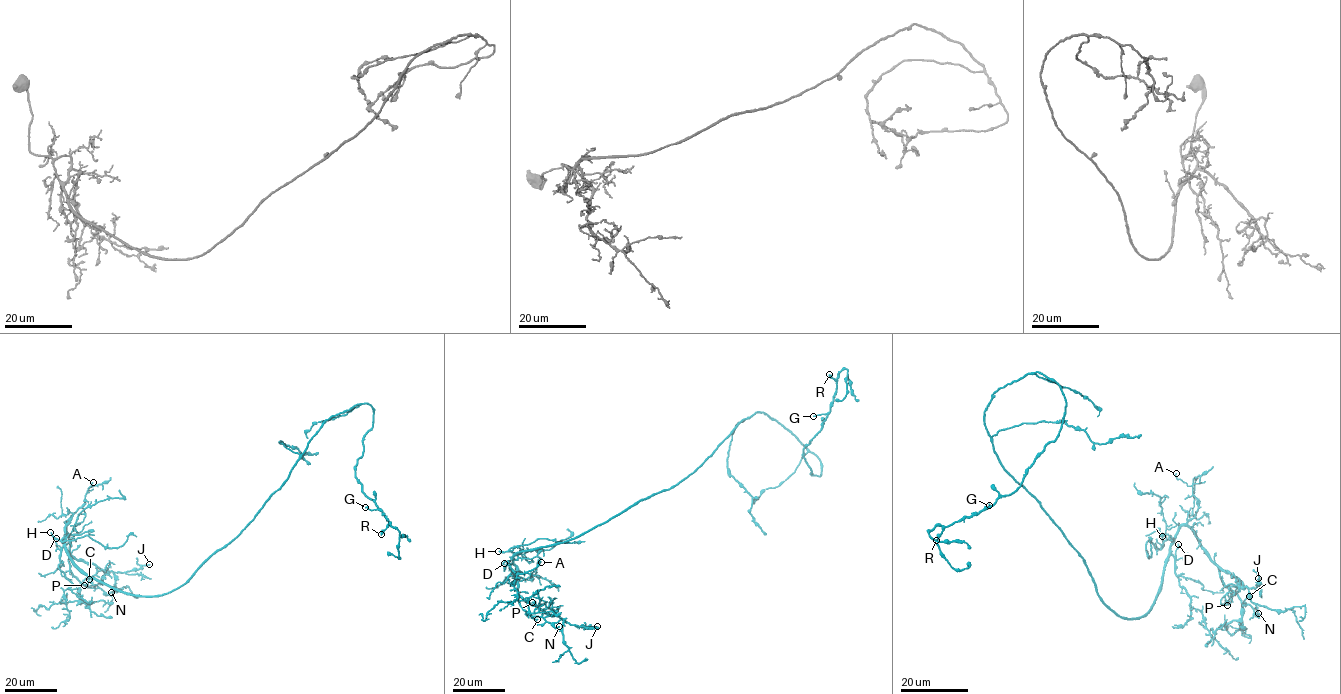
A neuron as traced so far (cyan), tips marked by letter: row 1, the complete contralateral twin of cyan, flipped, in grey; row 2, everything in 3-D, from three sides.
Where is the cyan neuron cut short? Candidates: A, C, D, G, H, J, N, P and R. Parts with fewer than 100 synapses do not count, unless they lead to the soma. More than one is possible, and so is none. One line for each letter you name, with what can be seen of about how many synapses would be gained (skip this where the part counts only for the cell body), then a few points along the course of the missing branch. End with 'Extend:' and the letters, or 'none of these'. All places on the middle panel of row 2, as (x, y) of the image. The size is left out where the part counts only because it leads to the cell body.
H: Course of what is missing: (498, 551), (491, 552), (487, 559), (485, 553)
Extend: H

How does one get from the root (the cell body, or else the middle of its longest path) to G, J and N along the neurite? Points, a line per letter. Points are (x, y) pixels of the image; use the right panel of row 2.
G: (1050, 518), (1002, 465), (985, 425), (998, 388), (1040, 372), (1066, 401), (1059, 435), (1018, 488), (989, 505)
J: (1050, 518), (1082, 557), (1098, 596), (1123, 618), (1151, 608), (1181, 525), (1245, 587), (1258, 586), (1258, 578)
N: (1050, 518), (1082, 557), (1098, 596), (1123, 618), (1151, 608), (1181, 525), (1191, 529), (1222, 583), (1258, 613)

